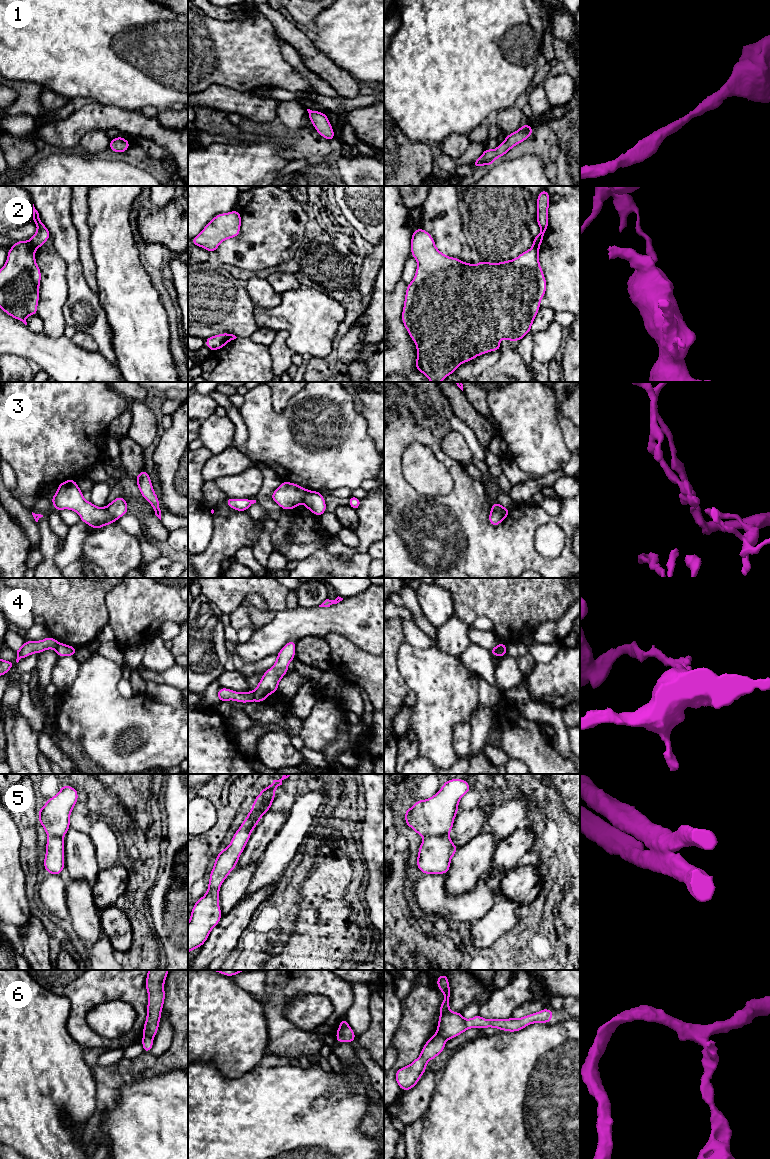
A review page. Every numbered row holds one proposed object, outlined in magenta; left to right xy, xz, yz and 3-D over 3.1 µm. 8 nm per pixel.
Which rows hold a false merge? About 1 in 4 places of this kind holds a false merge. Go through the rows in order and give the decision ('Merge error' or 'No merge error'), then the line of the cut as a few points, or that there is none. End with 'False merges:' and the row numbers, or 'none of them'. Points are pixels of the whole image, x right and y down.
1: No merge error. No split
2: Merge error. Split along xy (29, 240), (35, 249)
3: Merge error. Split along xy (105, 507), (116, 519)
4: Merge error. Split along xz (252, 692), (254, 700)
5: Merge error. Split along xz (257, 814), (258, 818), (251, 830)
6: Merge error. Split along xy (143, 1035), (147, 1035), (152, 1039)
False merges: 2, 3, 4, 5, 6

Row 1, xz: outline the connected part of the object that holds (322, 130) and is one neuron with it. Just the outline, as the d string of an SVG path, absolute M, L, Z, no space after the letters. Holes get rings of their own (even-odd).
M307 109L307 111L309 113L308 117L314 128L323 138L326 138L329 141L336 138L326 113L322 113L320 111L312 111L310 109Z

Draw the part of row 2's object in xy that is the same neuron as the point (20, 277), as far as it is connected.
M16 241L8 250L6 263L0 270L0 308L27 325L27 316L38 315L40 281L41 270L36 264L35 249L30 241Z

